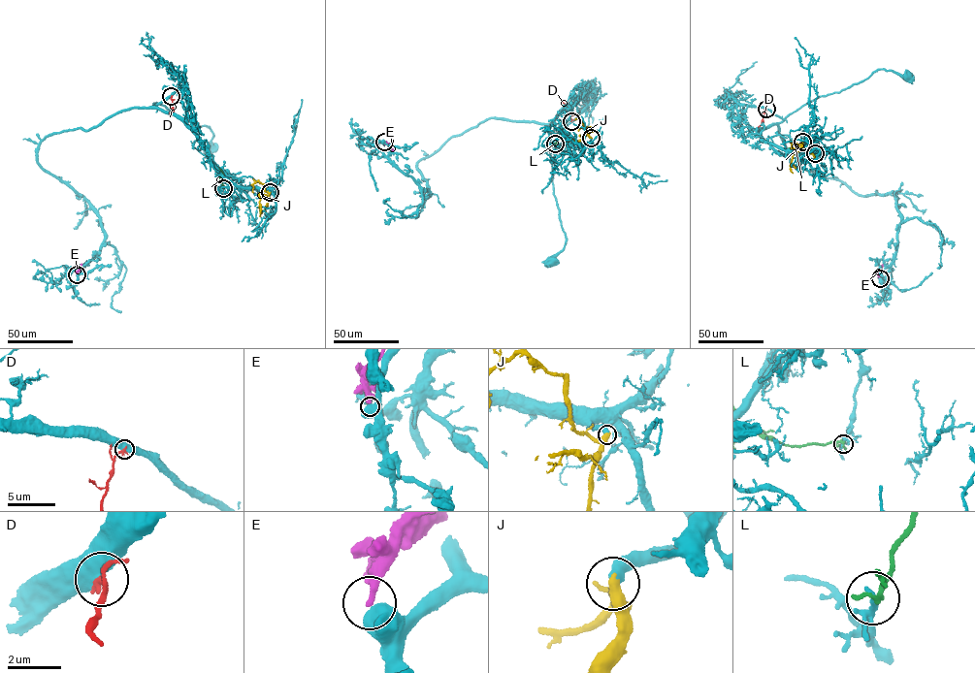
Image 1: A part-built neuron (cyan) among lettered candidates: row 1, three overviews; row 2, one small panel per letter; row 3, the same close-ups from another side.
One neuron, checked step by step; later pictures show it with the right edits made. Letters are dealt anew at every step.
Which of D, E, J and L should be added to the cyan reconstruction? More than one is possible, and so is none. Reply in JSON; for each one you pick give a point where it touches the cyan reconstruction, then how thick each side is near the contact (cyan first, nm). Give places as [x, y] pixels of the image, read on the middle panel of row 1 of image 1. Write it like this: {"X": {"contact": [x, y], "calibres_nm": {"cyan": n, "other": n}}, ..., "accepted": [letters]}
{"J": {"contact": [591, 138], "calibres_nm": {"cyan": 440, "other": 360}}, "accepted": ["J"]}

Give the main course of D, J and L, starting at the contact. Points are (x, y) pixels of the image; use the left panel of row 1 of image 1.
D: (171, 96), (173, 111), (170, 113)
J: (270, 192), (259, 195), (260, 213)
L: (223, 188), (219, 178), (223, 178), (223, 175), (214, 167)

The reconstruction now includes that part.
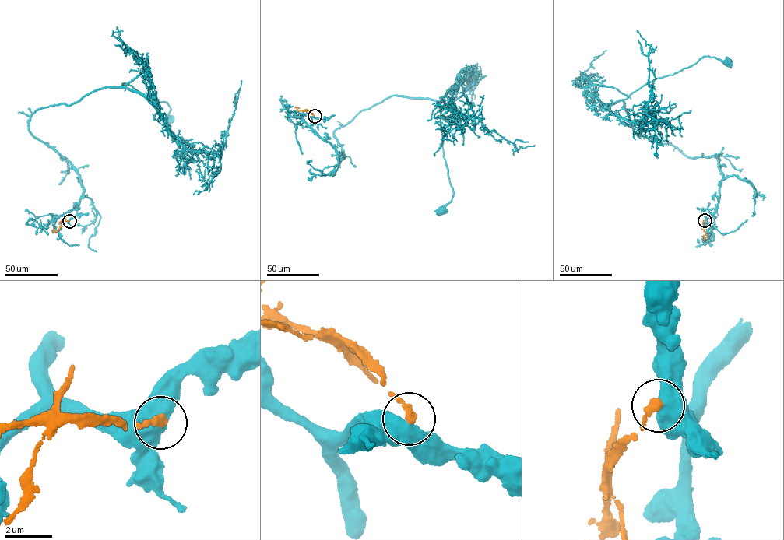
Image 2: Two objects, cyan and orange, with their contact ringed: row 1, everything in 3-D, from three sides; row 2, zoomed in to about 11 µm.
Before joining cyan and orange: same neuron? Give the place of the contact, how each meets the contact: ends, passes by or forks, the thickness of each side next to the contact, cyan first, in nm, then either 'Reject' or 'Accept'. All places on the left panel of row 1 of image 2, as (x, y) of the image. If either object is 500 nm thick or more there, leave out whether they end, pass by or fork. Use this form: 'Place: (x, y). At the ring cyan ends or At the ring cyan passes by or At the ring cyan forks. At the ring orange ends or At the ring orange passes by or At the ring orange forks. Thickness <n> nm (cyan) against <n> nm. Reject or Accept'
Place: (69, 221). Thickness 800 nm (cyan) against 300 nm. Reject

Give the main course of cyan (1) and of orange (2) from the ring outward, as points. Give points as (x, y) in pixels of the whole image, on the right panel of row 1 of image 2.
1: (705, 220), (719, 194), (718, 156), (688, 157), (639, 135), (623, 102), (702, 57), (726, 61)
2: (704, 220), (702, 223), (706, 236), (703, 235)

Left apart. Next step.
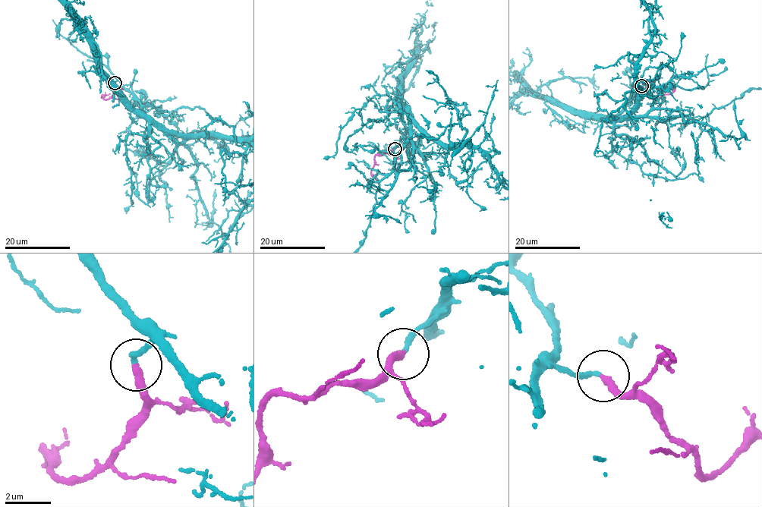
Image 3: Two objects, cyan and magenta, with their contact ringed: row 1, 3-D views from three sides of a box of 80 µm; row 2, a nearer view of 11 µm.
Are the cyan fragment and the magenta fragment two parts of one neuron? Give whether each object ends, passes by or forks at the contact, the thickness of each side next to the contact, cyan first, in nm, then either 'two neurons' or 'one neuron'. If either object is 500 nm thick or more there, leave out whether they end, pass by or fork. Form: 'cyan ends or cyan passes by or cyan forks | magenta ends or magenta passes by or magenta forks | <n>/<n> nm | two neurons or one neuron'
cyan ends | magenta ends | 240/320 nm | one neuron

